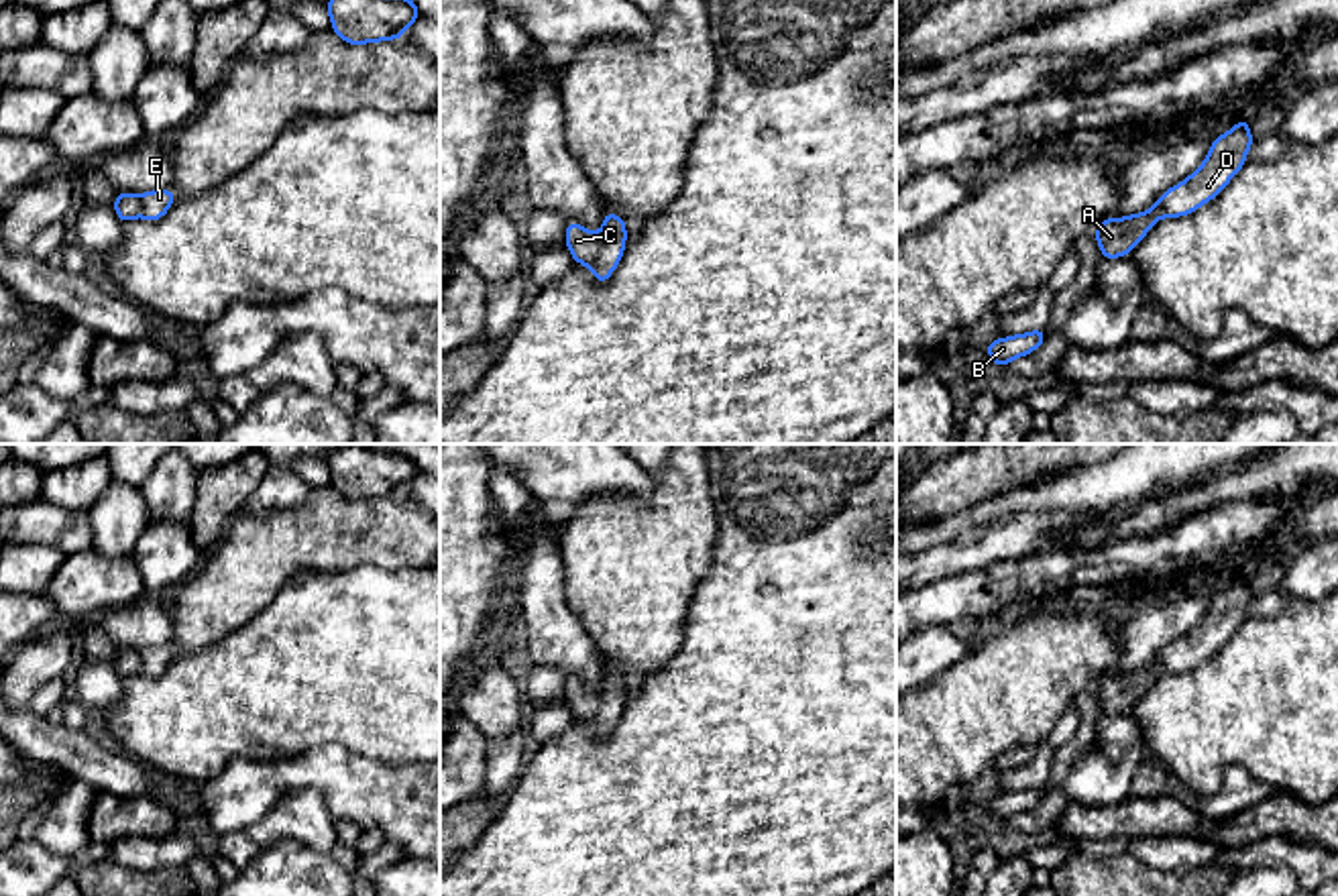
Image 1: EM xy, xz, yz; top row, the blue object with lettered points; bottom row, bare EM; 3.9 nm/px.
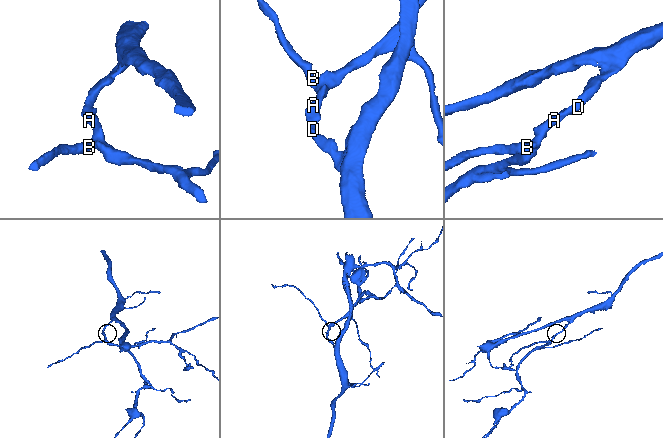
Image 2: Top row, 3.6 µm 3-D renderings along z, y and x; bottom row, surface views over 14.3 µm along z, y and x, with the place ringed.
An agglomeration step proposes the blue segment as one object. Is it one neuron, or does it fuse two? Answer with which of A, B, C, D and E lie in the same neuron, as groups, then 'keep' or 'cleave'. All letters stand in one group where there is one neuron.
groups A B C D E; keep

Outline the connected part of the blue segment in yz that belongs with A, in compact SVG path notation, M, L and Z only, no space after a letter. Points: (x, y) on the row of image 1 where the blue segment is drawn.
M1244 116L1234 128L1212 138L1206 161L1187 179L1161 193L1151 210L1102 220L1094 230L1102 257L1126 257L1159 218L1187 216L1214 200L1242 169L1252 143L1255 138Z

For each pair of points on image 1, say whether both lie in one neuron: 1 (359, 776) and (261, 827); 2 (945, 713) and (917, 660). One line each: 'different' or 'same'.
1: different
2: different

